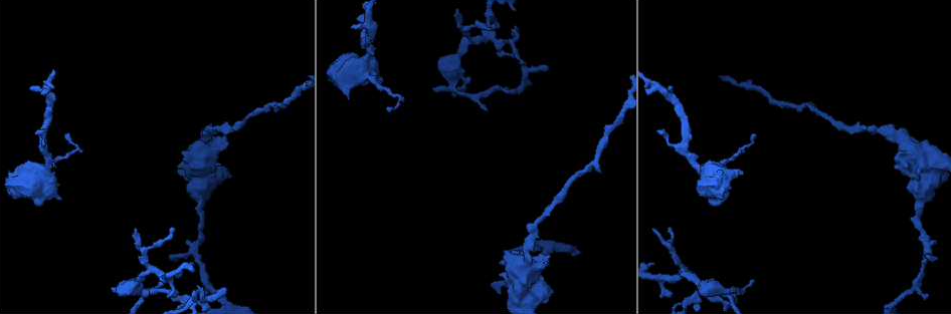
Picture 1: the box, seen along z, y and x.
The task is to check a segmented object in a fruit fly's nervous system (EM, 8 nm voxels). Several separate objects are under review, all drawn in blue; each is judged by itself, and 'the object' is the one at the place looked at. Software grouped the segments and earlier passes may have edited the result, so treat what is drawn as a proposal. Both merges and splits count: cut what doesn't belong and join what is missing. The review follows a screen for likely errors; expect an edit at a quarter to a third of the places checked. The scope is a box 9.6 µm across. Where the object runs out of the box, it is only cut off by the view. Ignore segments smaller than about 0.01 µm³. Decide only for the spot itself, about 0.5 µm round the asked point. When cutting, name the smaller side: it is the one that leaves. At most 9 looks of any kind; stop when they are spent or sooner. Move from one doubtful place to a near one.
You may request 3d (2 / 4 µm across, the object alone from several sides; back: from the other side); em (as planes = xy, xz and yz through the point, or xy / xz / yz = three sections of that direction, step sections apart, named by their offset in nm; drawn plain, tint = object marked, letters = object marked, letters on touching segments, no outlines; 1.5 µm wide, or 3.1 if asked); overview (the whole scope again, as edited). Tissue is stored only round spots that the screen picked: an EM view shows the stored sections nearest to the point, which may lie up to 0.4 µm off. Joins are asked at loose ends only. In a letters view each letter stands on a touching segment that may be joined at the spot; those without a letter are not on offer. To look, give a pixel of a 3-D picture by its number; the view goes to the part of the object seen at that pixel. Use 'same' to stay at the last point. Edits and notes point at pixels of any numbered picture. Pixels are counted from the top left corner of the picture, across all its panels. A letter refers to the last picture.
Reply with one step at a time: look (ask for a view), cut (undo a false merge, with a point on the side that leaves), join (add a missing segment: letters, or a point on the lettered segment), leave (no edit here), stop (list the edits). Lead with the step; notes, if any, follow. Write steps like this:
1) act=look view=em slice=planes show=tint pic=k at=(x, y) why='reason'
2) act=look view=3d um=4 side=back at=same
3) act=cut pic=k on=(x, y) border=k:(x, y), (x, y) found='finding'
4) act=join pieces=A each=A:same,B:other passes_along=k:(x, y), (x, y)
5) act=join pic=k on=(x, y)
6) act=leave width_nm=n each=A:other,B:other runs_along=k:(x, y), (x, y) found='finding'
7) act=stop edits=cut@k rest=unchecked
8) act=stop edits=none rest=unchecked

act=look view=em slice=planes show=tint pic=1 at=(433, 89) why='free end'

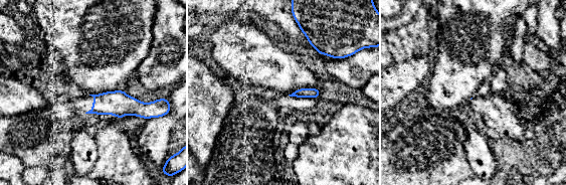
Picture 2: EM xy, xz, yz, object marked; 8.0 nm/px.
act=look view=em slice=planes show=letters at=same

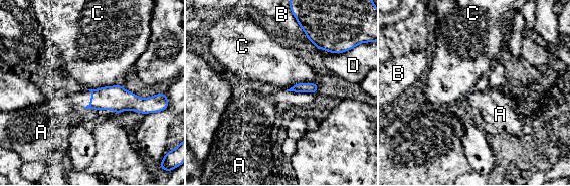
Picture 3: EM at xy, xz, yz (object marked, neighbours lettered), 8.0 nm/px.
act=join pieces=A each=A:same,B:other,C:other,D:other passes_along=3:(117, 99), (90, 100), (60, 106) found='the cell continues'

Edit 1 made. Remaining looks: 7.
act=look view=overview why='see it whole again'

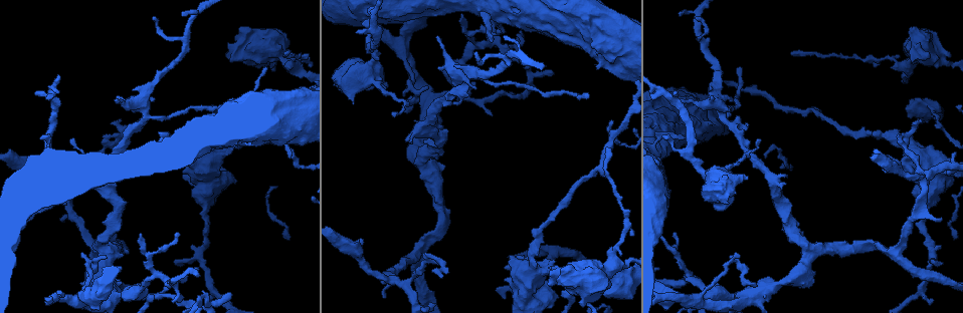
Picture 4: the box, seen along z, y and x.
act=look view=3d um=2 pic=4 at=(550, 269) why='thick end'

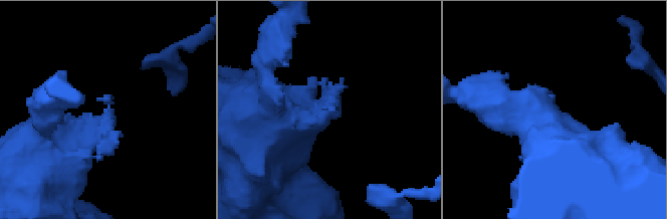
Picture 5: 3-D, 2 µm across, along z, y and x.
act=look view=em slice=xz step=4 show=letters pic=5 at=(327, 114) why='shape alone is not enough'

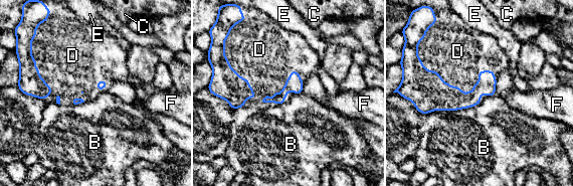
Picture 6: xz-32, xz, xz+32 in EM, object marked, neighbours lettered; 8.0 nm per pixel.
act=look view=em slice=yz step=4 show=letters at=same

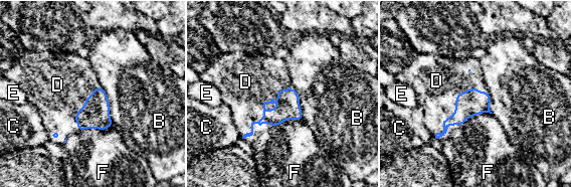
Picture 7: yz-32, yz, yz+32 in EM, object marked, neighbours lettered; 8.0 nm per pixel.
act=join pieces=D width_nm=220 each=B:other,C:other,D:same,E:other,F:other passes_along=7:(289, 108), (264, 106), (245, 81) found='the cell continues'

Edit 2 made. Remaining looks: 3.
act=look view=overview

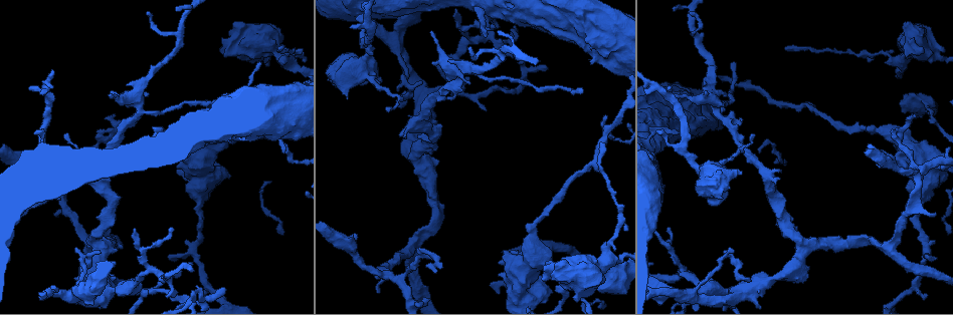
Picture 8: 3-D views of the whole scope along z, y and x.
act=look view=em slice=xz step=8 show=tint pic=8 at=(347, 97) why='stops while still wide'

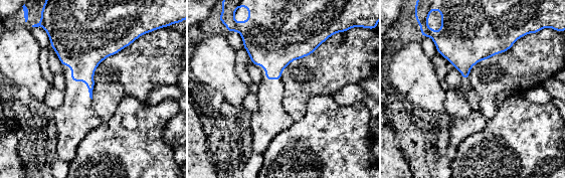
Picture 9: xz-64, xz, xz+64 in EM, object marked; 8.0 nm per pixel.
act=look view=em slice=planes show=letters at=same

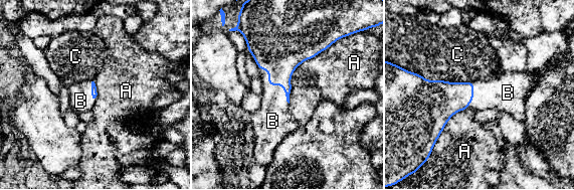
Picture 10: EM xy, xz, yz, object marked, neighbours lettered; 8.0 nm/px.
act=join pieces=B each=A:other,B:same,C:other found='it goes on there'

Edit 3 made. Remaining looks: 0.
act=stop edits=join@3,join@7,join@10 rest=unchecked

